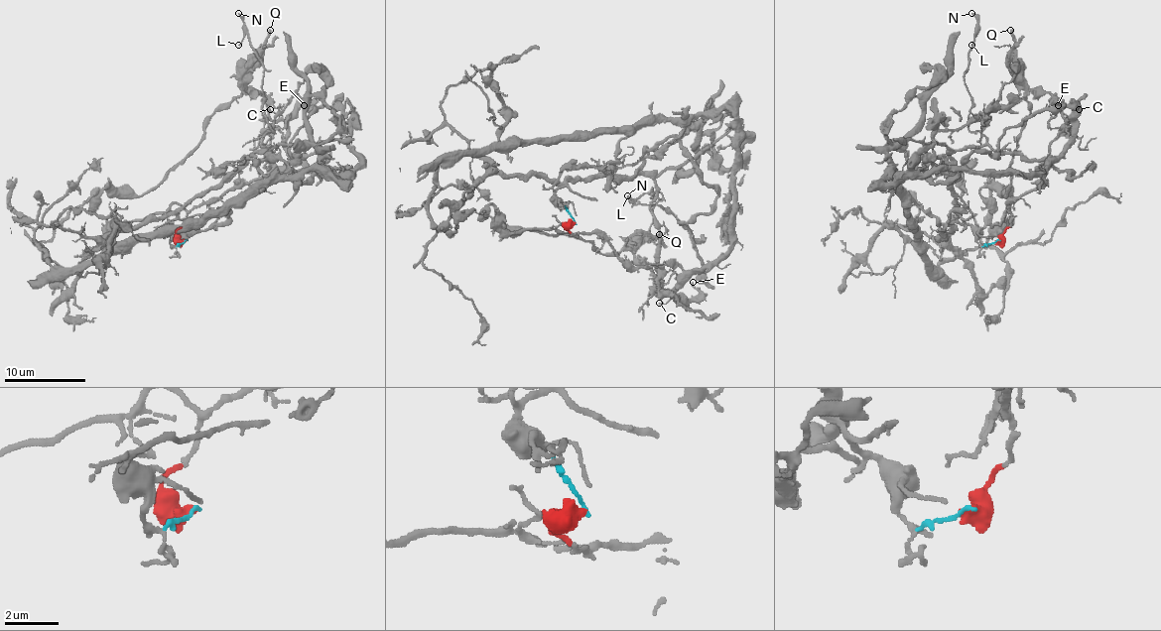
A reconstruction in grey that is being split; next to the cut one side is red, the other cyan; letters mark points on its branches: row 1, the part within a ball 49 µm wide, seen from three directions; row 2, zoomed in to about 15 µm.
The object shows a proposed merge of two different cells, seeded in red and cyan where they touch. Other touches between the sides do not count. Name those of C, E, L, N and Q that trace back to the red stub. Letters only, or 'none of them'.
C, E, Q

